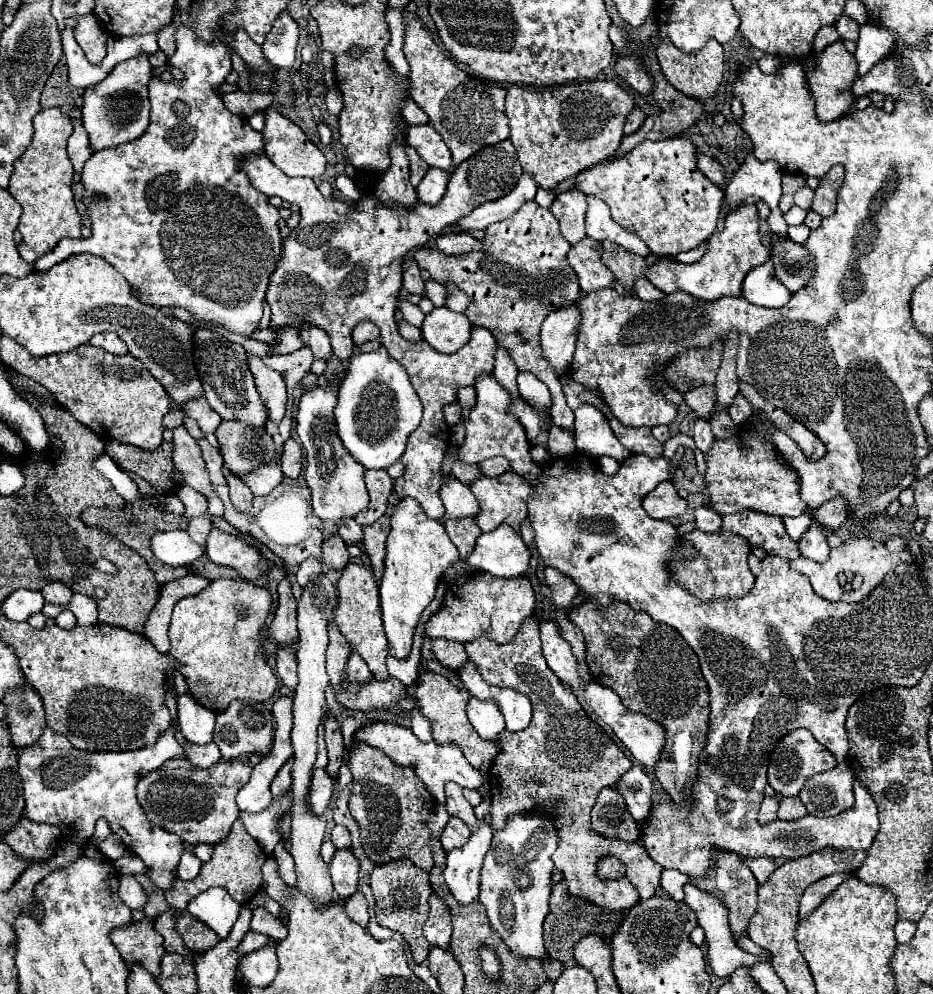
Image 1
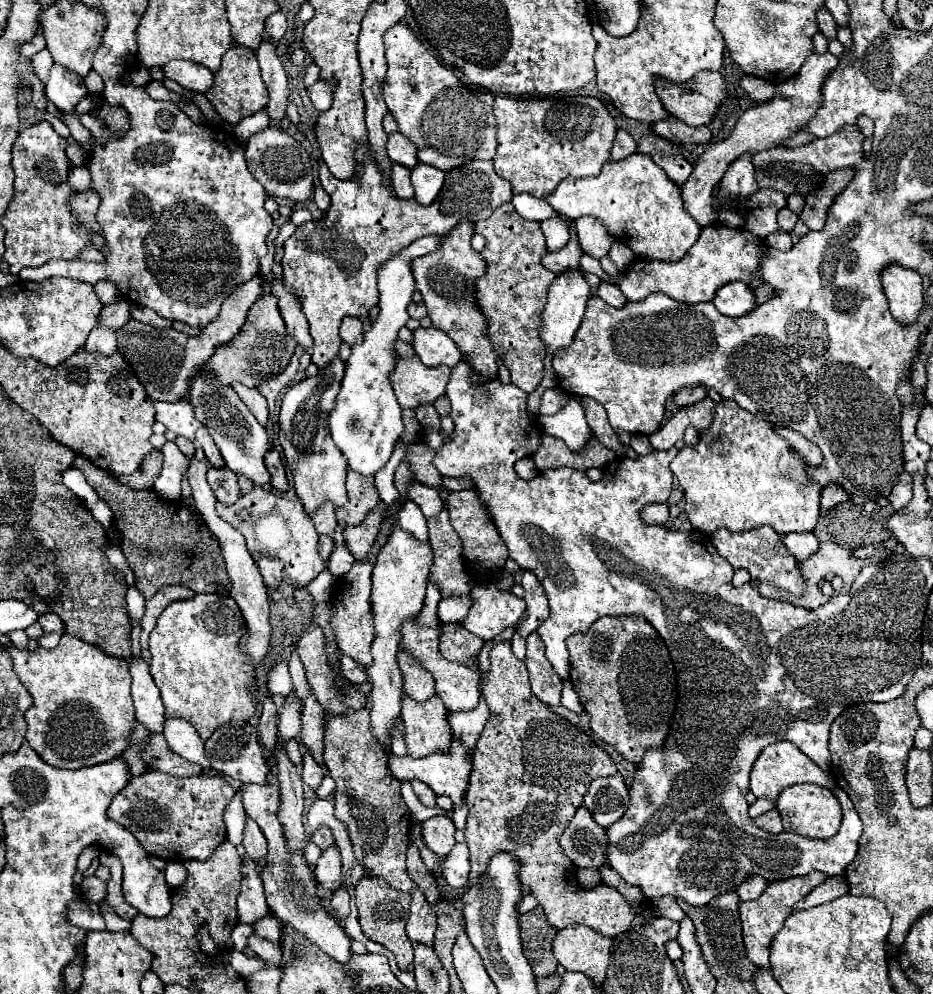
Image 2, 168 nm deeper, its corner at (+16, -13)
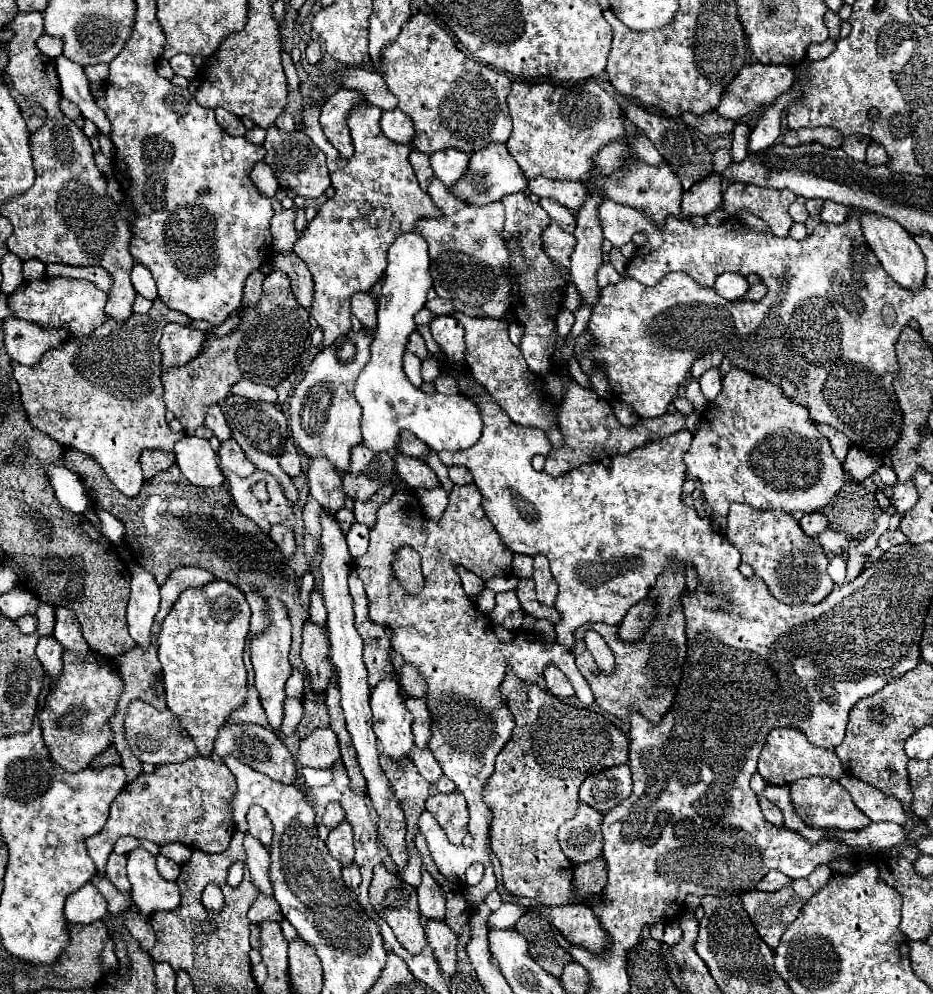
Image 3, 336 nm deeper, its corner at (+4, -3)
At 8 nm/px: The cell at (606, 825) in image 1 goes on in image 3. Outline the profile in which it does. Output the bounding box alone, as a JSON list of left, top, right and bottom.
[558,803,602,863]

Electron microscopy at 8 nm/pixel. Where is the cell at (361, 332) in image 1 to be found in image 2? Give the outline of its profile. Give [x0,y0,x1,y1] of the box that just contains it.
[340,317,364,347]

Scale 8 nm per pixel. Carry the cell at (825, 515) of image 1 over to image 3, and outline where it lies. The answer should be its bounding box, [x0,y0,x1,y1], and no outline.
[842,447,880,483]

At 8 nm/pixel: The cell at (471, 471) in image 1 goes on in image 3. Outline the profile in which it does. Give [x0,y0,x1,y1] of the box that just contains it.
[398,433,430,459]

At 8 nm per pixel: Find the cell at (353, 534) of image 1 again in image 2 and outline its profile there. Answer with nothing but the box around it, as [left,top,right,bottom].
[310,501,338,535]

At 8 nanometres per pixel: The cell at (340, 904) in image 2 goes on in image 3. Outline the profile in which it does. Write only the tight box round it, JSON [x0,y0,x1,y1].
[342,863,360,889]

